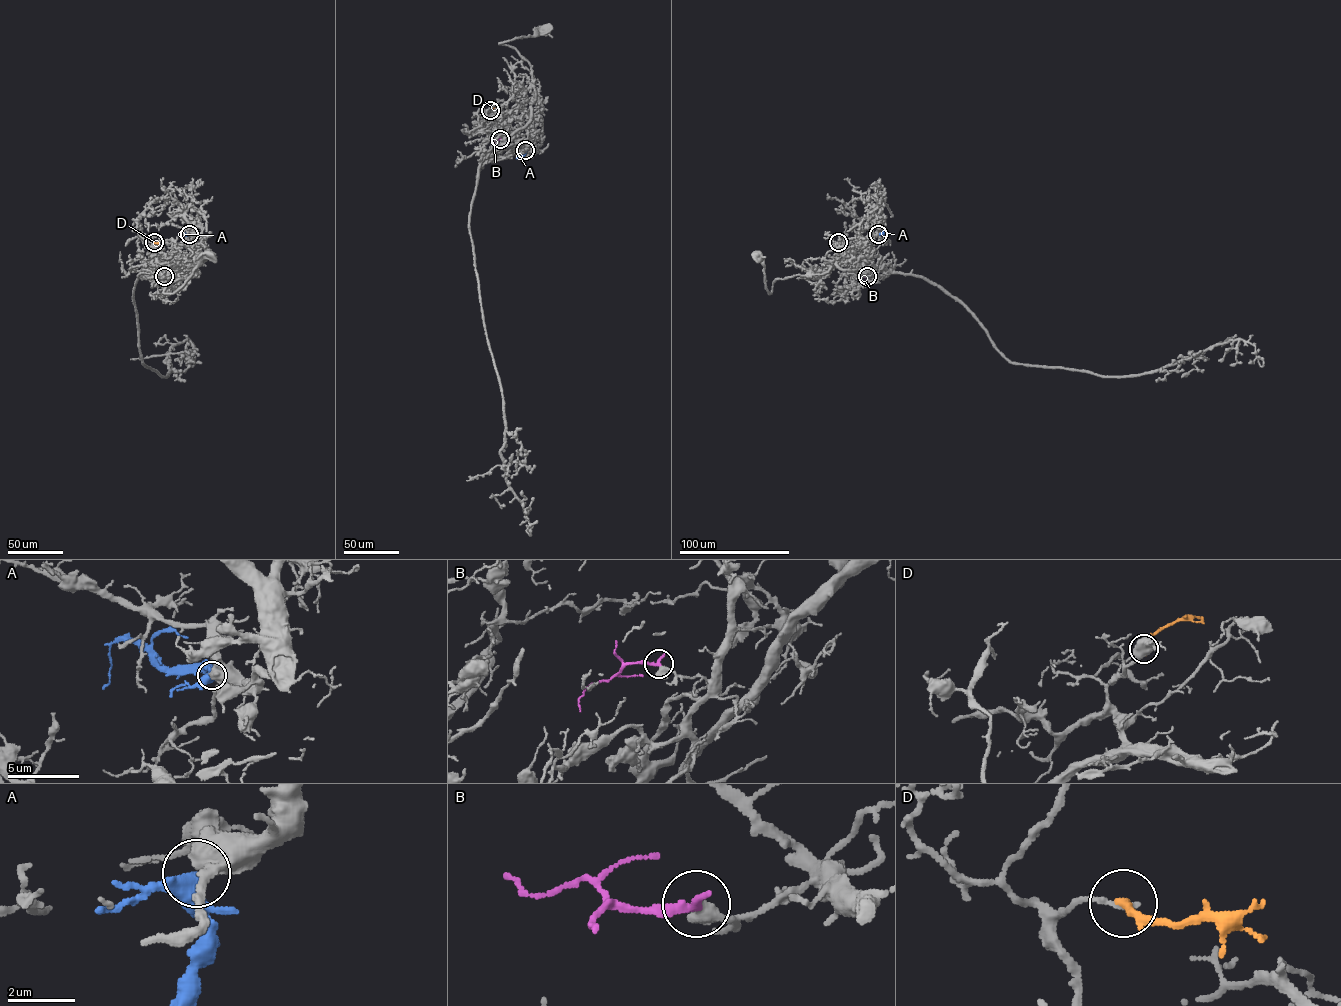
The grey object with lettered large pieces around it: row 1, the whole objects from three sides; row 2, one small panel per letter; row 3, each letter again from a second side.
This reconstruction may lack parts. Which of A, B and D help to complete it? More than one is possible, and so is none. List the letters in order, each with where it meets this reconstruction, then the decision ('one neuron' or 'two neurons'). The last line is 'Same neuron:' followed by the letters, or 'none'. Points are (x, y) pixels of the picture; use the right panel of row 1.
A: contact (878, 234); two neurons
B: contact (867, 276); two neurons
D: contact (838, 242); two neurons
Same neuron: none

